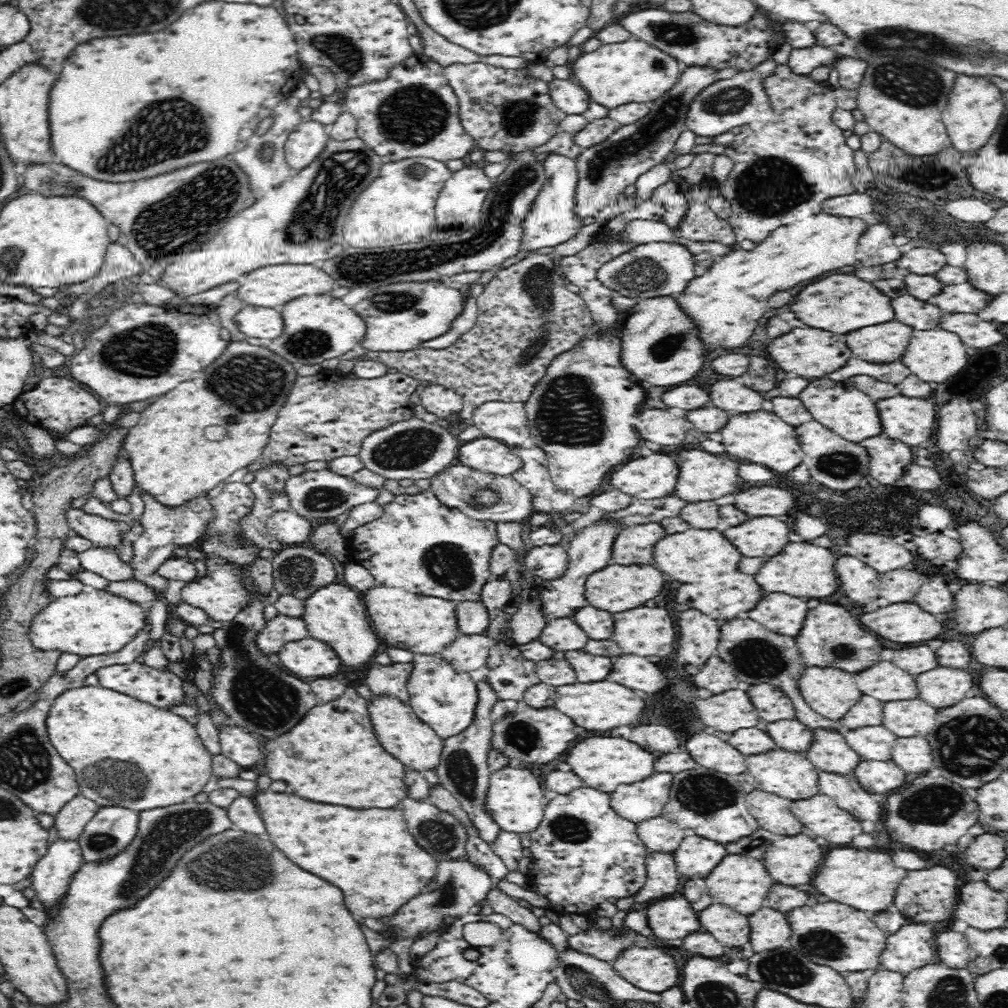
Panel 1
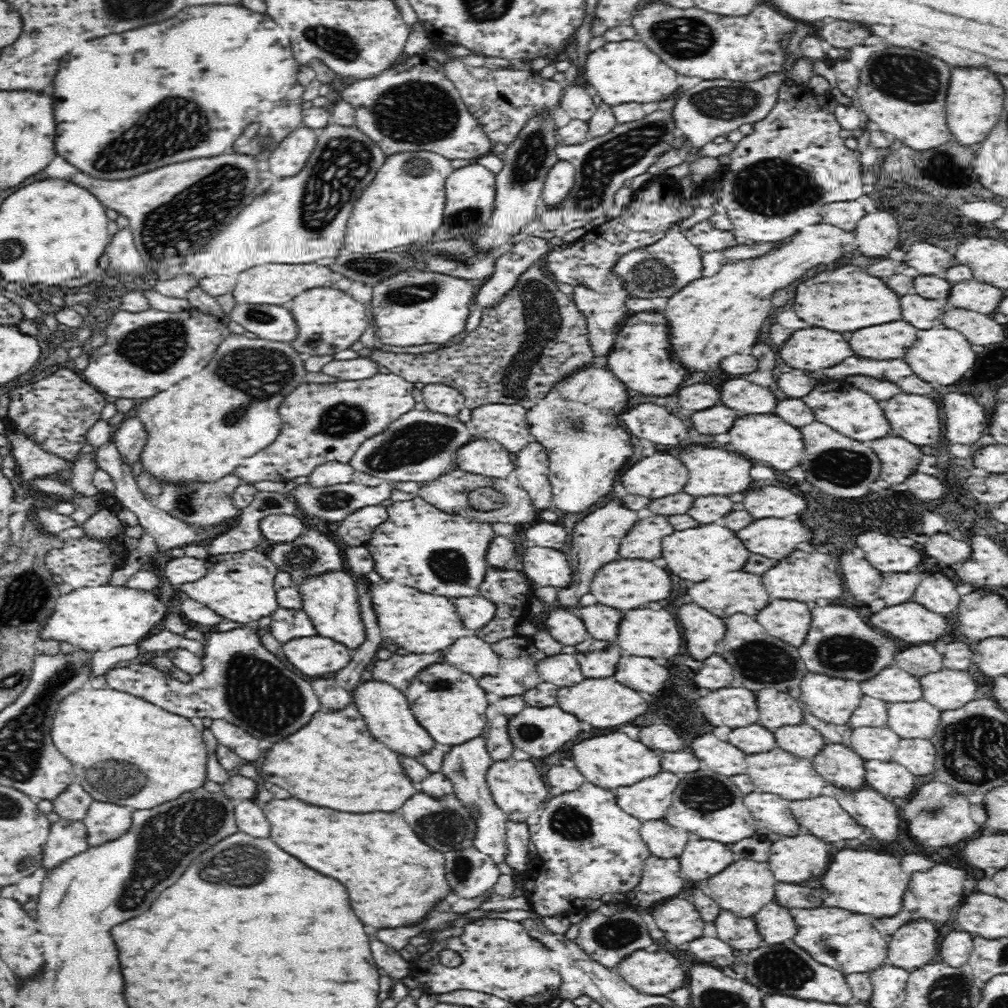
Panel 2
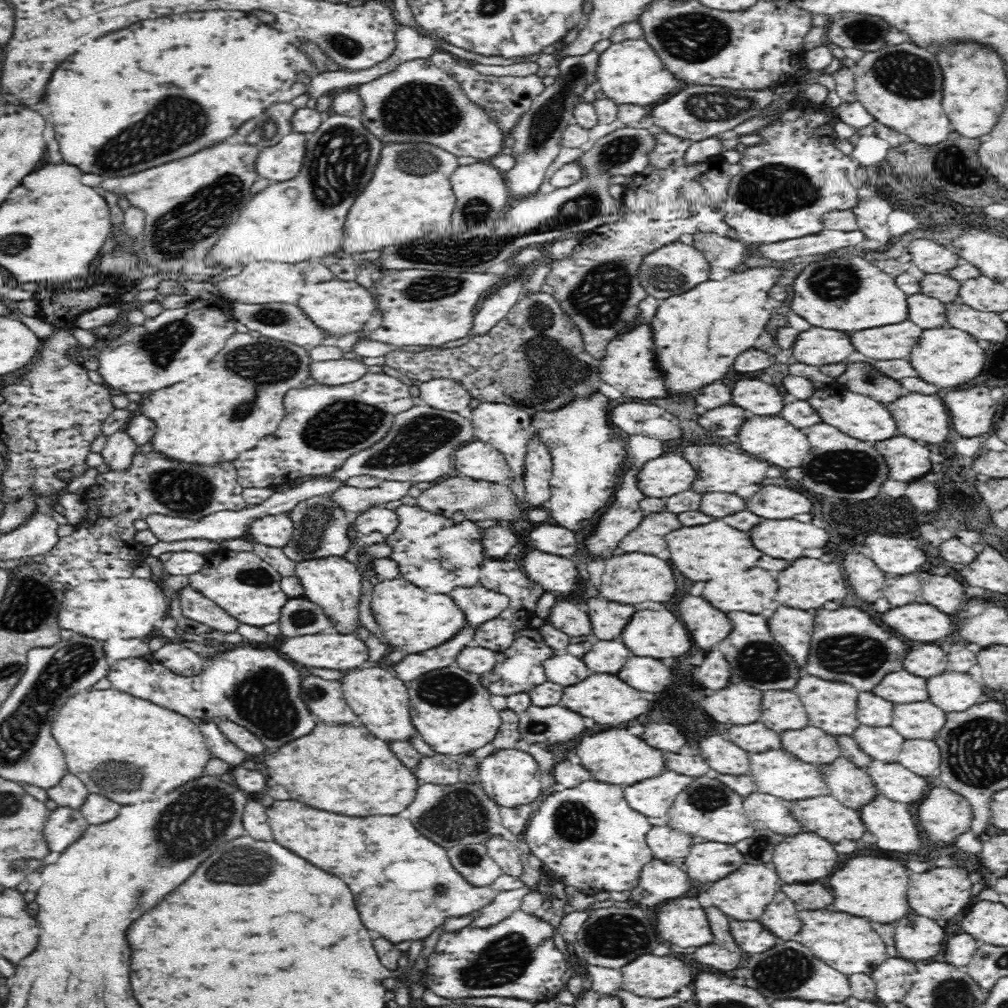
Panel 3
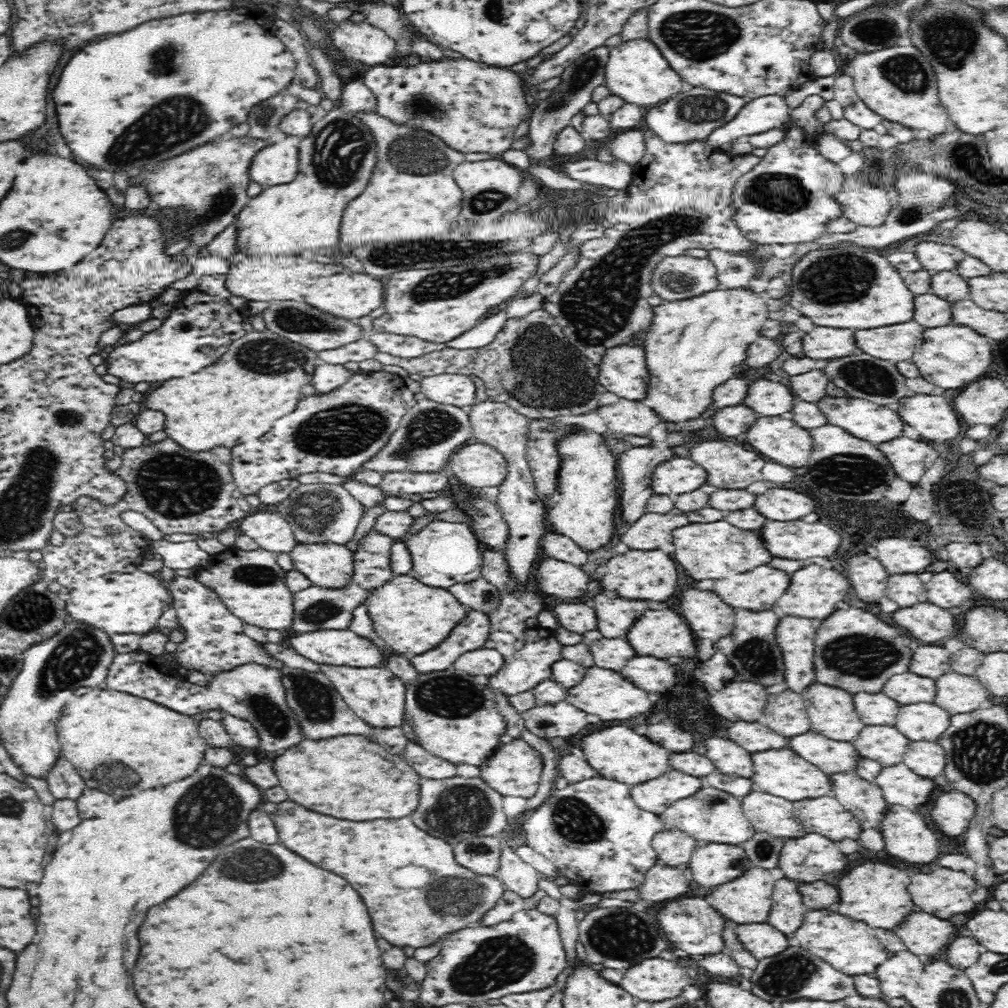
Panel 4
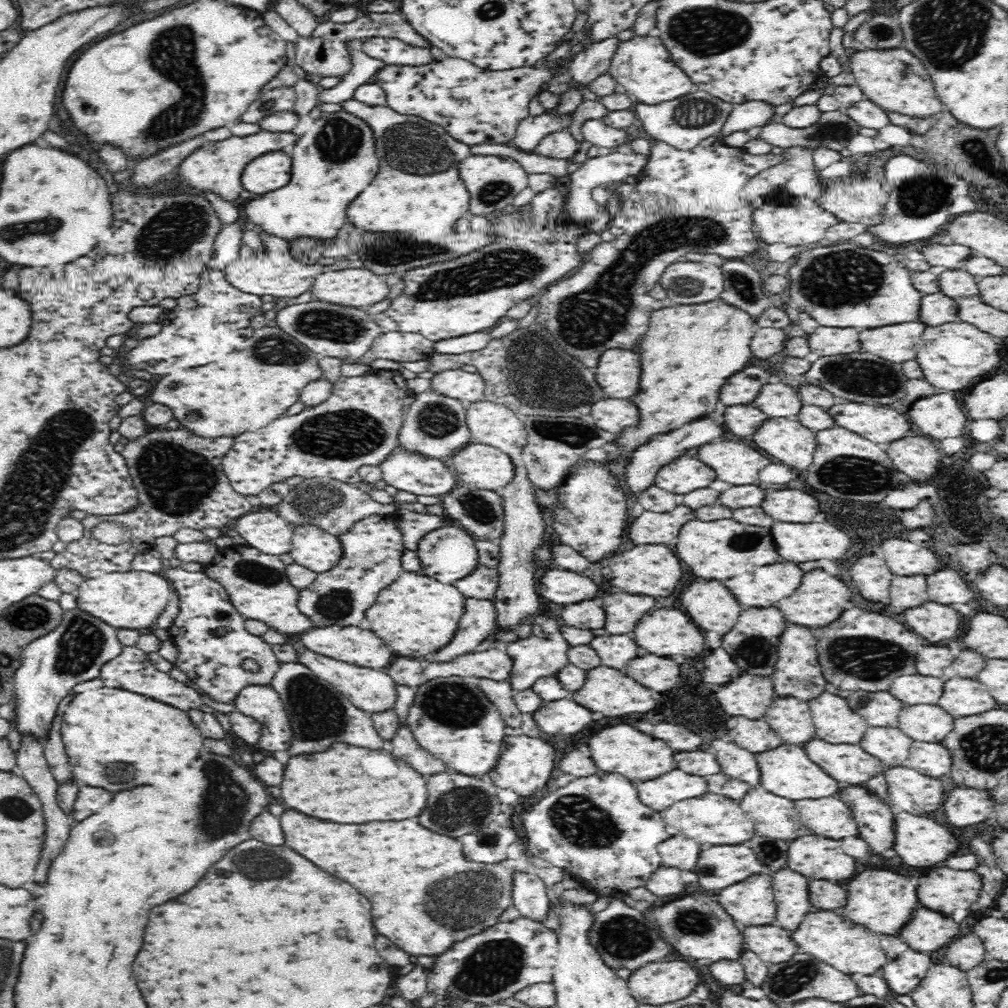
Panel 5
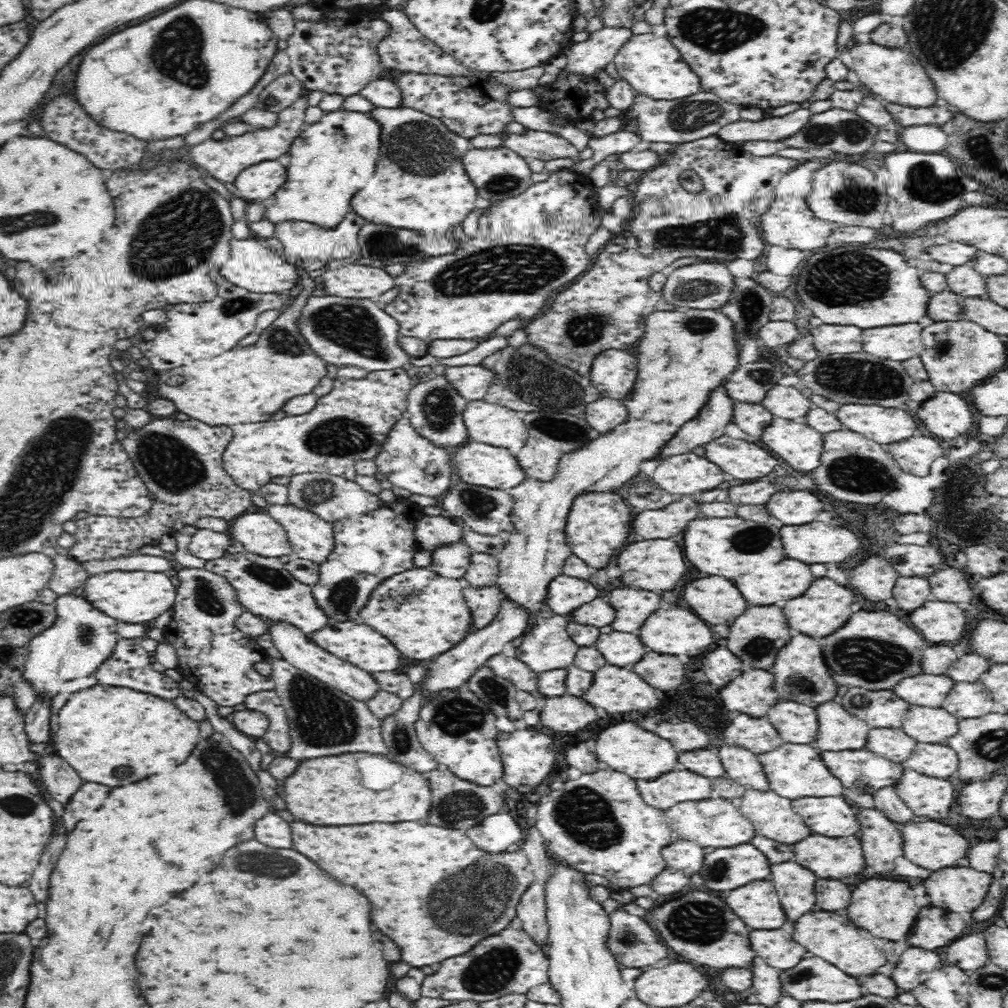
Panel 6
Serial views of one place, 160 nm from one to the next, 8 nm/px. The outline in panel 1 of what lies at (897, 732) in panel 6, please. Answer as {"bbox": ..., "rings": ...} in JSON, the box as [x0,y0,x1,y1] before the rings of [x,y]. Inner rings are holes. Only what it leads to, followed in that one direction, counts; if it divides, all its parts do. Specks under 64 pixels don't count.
{"bbox":[844,724,897,760],"rings":[[[883,724],[845,730],[844,735],[852,750],[866,760],[891,760],[893,746],[897,742],[897,736]]]}

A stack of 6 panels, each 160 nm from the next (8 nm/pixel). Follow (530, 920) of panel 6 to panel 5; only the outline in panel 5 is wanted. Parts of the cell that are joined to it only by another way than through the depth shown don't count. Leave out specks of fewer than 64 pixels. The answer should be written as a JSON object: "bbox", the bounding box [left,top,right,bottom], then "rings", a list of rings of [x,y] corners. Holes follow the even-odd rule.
{"bbox":[512,872,551,924],"rings":[[[532,872],[516,874],[512,888],[513,906],[521,916],[540,924],[546,924],[548,912],[550,912],[551,901],[546,895],[546,886]]]}

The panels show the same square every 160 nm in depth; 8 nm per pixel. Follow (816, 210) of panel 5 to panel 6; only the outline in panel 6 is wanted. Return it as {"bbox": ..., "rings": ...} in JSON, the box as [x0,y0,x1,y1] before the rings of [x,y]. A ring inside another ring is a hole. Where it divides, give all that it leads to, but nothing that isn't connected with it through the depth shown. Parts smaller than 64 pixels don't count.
{"bbox":[758,196,836,254],"rings":[[[784,196],[774,198],[772,206],[768,208],[758,221],[762,229],[763,240],[774,246],[794,248],[794,250],[807,250],[810,254],[828,244],[828,236],[836,230],[835,223],[816,218],[810,211],[802,196]]]}

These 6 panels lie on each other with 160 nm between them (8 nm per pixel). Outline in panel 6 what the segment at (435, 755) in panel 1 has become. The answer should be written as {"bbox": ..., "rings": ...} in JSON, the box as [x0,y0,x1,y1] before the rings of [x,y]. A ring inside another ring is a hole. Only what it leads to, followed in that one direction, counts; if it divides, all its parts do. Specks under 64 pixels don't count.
{"bbox":[266,620,379,701],"rings":[[[266,620],[268,636],[274,644],[274,648],[281,655],[280,658],[289,662],[294,668],[307,672],[310,676],[317,678],[324,684],[344,692],[348,697],[359,701],[366,701],[375,695],[379,686],[371,677],[371,673],[364,672],[362,669],[337,658],[328,650],[321,648],[309,634],[302,632],[298,627],[284,621]]]}

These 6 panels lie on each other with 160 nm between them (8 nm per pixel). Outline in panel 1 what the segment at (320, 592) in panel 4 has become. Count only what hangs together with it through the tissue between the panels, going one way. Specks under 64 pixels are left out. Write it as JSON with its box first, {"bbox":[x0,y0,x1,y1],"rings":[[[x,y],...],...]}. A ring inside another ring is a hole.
{"bbox":[256,613,310,655],"rings":[[[278,613],[275,617],[267,620],[266,628],[258,634],[256,643],[268,655],[272,652],[279,652],[286,642],[302,640],[302,638],[310,638],[310,631],[308,631],[304,618]]]}

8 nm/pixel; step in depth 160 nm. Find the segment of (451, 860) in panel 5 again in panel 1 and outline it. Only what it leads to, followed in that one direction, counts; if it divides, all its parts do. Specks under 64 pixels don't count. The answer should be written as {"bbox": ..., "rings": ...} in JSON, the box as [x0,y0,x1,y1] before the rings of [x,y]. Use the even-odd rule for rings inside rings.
{"bbox":[252,790,437,918],"rings":[[[268,790],[252,799],[264,824],[265,836],[292,862],[340,886],[354,918],[394,918],[404,904],[424,894],[424,888],[437,874],[437,858],[416,844],[400,810],[322,806]]]}

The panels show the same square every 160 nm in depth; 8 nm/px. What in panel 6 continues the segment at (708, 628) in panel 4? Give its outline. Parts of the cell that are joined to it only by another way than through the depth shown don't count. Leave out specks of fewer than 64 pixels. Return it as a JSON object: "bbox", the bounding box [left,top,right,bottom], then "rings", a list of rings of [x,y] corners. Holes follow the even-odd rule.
{"bbox":[684,576,746,624],"rings":[[[720,576],[694,580],[684,588],[684,600],[702,620],[712,624],[734,622],[746,610],[746,600],[734,582]]]}

